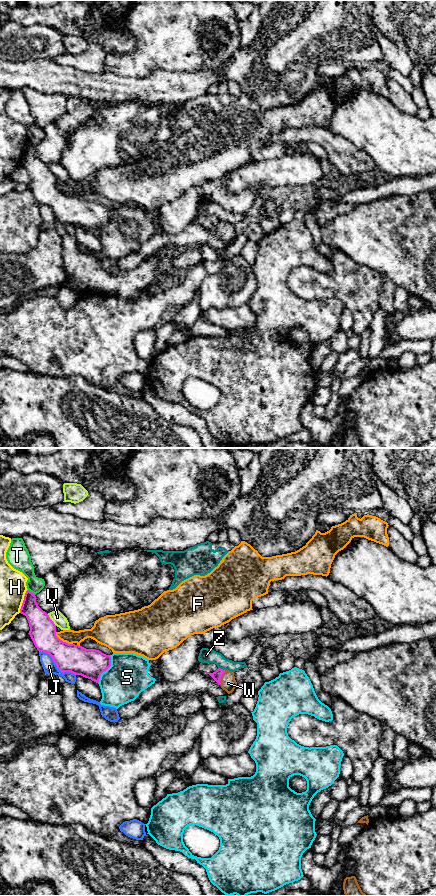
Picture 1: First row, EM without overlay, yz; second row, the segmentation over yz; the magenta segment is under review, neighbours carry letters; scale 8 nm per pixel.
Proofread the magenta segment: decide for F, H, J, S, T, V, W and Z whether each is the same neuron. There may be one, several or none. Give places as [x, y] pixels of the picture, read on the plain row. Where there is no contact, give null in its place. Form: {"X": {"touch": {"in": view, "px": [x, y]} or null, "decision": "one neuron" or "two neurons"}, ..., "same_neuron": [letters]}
{"F": {"touch": {"in": "yz", "px": [62, 193]}, "decision": "two neurons"}, "H": {"touch": {"in": "yz", "px": [23, 153]}, "decision": "two neurons"}, "J": {"touch": {"in": "yz", "px": [56, 217]}, "decision": "two neurons"}, "S": {"touch": {"in": "yz", "px": [106, 221]}, "decision": "two neurons"}, "T": {"touch": {"in": "yz", "px": [31, 144]}, "decision": "two neurons"}, "V": {"touch": {"in": "yz", "px": [51, 172]}, "decision": "two neurons"}, "W": {"touch": {"in": "yz", "px": [221, 228]}, "decision": "one neuron"}, "Z": {"touch": {"in": "yz", "px": [221, 221]}, "decision": "two neurons"}, "same_neuron": ["W"]}

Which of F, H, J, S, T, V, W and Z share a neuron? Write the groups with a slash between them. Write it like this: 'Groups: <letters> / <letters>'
Groups: F / H / J V / S / T / W / Z

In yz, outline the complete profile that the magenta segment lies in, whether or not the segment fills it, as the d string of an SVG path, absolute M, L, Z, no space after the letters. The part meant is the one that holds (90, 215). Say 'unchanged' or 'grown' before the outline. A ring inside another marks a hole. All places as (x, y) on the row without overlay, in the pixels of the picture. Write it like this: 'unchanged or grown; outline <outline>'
unchanged; outline M29 142L25 145L20 165L28 172L28 186L37 202L48 205L61 224L71 224L99 235L101 226L111 218L110 207L60 192L56 188L56 177L38 158L35 146Z

